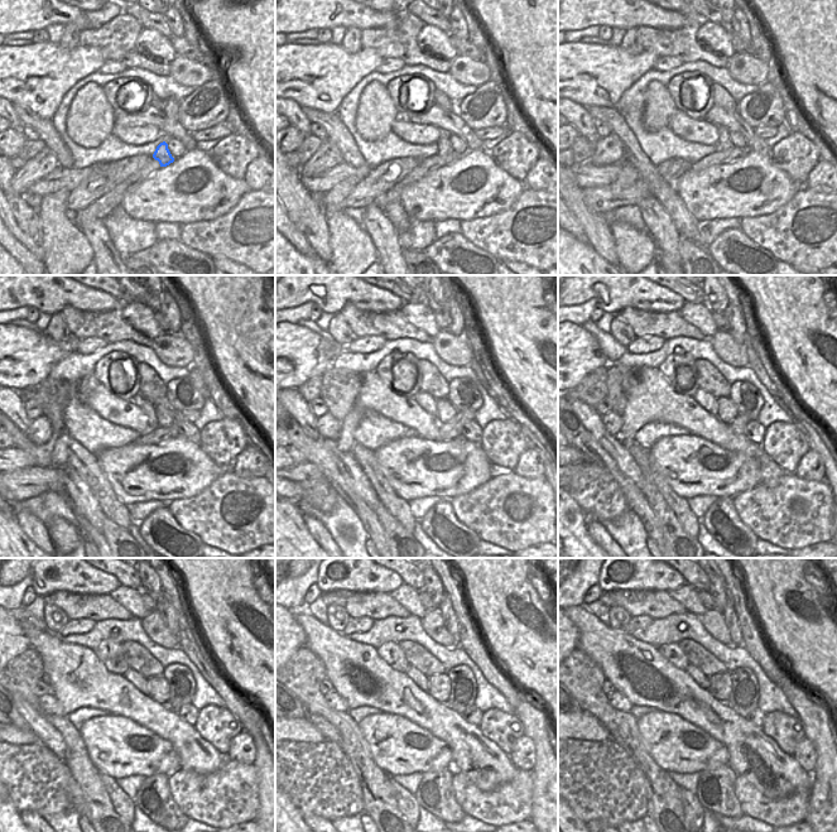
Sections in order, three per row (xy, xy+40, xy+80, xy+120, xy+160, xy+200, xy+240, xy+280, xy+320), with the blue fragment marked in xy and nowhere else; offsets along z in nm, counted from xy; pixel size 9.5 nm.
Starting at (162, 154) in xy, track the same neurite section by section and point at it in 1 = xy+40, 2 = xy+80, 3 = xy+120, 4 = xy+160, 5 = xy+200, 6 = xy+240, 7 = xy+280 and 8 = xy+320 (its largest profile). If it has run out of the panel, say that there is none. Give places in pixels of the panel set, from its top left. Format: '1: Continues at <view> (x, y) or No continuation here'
1: Continues at xy+40 (445, 149)
2: Continues at xy+80 (725, 143)
3: Continues at xy+120 (143, 403)
4: Continues at xy+160 (426, 402)
5: Continues at xy+200 (706, 400)
6: Continues at xy+240 (135, 678)
7: Continues at xy+280 (421, 681)
8: Continues at xy+320 (697, 676)

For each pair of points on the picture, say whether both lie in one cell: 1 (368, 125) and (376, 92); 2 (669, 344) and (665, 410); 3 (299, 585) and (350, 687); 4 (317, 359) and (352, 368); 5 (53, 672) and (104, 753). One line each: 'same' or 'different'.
1: same
2: different
3: different
4: different
5: different

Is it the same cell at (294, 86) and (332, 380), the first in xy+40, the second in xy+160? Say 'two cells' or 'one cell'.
two cells

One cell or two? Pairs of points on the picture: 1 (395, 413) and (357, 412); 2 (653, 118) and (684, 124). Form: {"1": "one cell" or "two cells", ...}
{"1": "one cell", "2": "two cells"}

